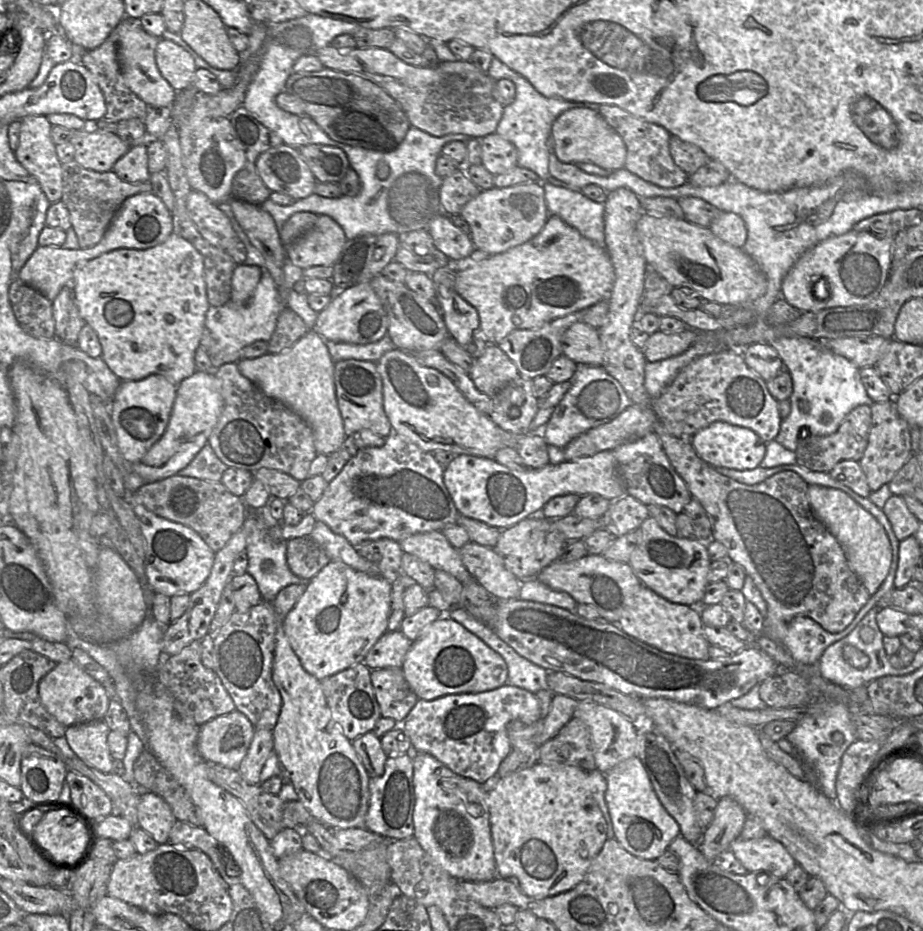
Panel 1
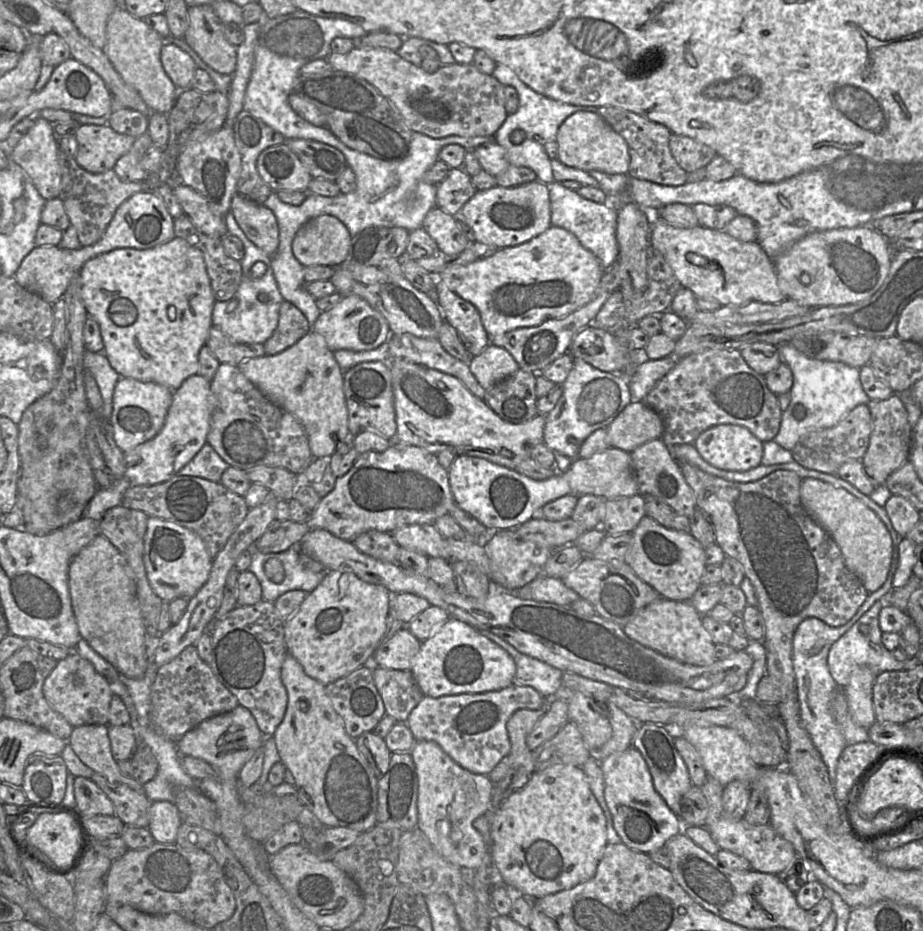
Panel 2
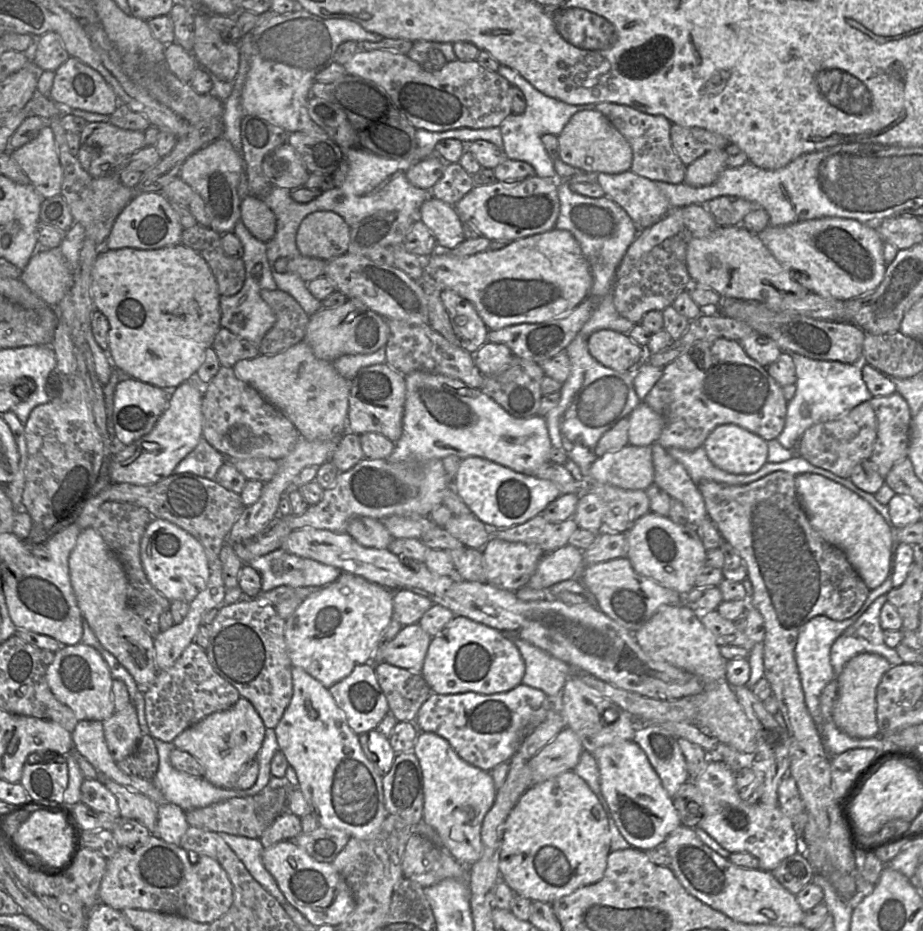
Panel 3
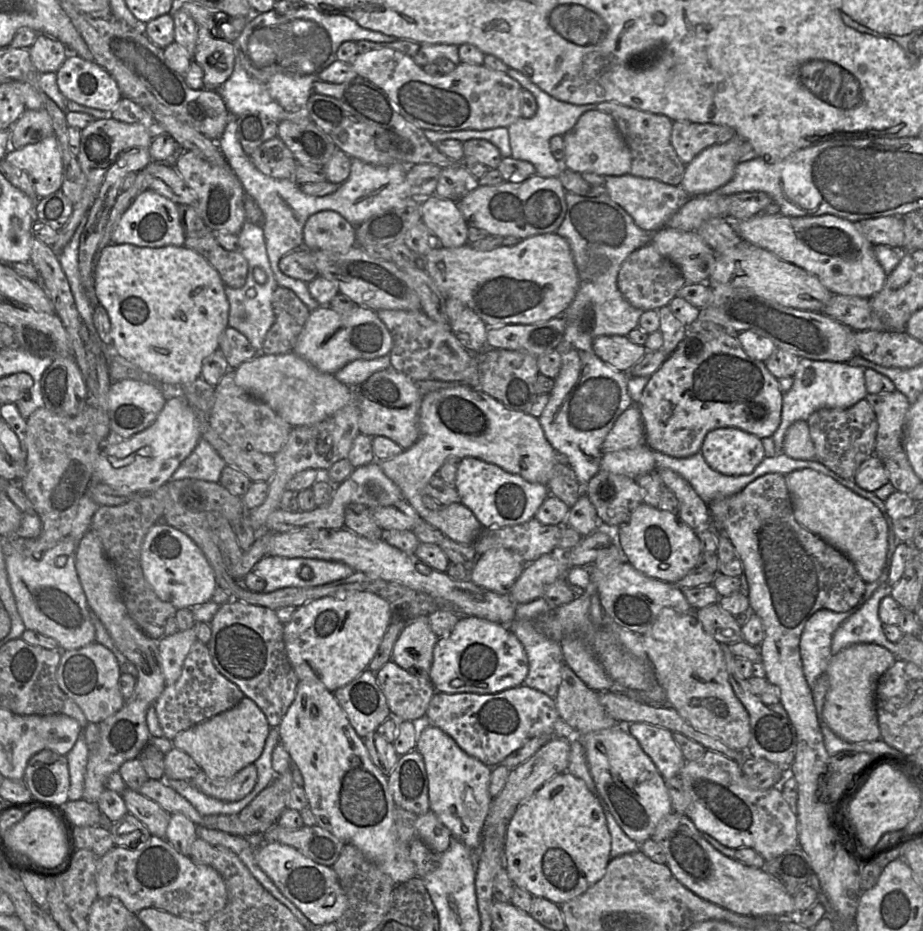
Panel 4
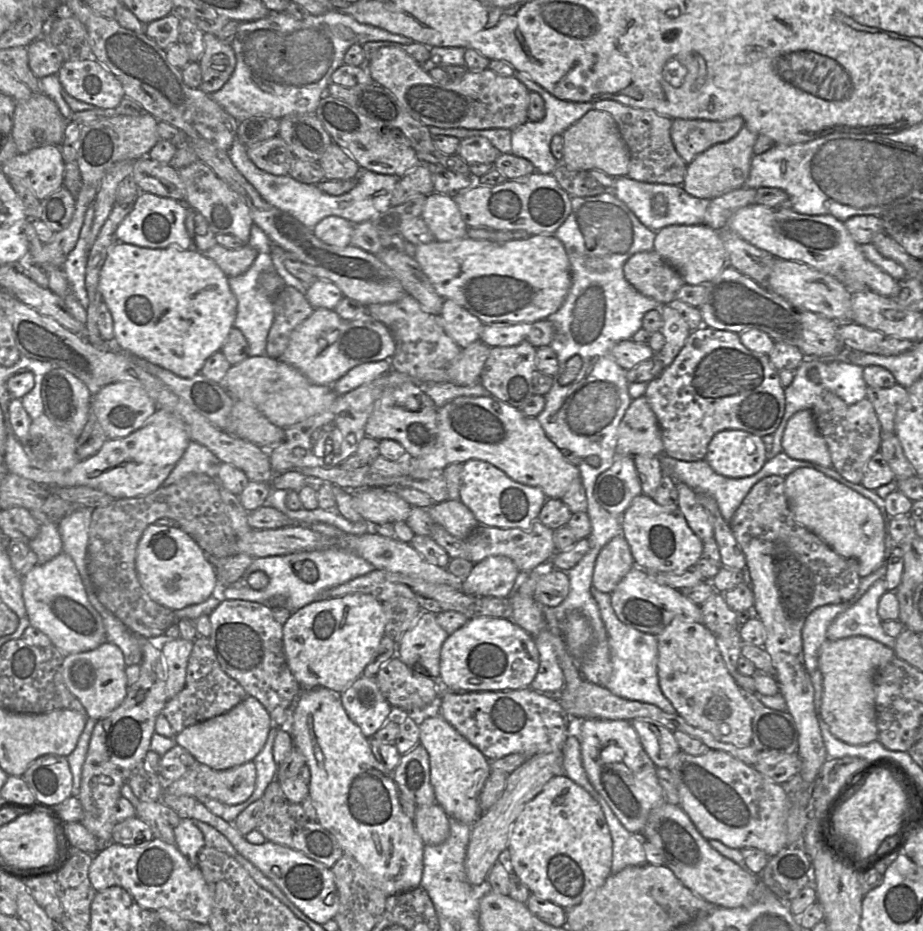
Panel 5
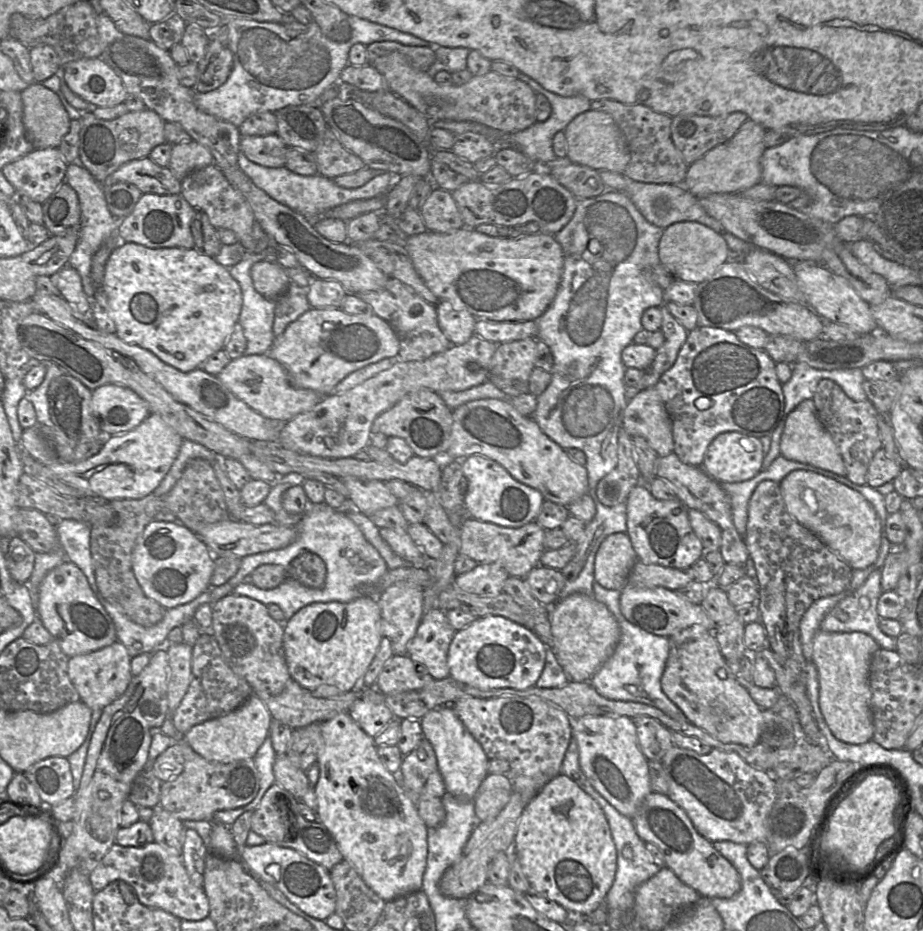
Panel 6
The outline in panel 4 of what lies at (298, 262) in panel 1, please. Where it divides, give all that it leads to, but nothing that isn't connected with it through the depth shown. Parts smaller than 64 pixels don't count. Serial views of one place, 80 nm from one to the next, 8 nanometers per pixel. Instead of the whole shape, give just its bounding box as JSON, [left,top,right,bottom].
[303,211,356,253]

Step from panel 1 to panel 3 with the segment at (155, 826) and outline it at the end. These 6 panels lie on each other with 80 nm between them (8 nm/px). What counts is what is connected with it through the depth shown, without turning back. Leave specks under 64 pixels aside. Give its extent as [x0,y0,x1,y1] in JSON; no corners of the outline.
[156,803,189,846]

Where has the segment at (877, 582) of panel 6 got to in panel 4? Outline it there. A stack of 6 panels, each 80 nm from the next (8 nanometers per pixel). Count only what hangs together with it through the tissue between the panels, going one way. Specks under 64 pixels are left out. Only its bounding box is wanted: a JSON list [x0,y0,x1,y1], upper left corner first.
[832,583,898,658]

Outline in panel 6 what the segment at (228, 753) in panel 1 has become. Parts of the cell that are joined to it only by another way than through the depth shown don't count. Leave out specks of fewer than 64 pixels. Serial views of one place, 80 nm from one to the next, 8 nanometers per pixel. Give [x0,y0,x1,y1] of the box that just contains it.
[181,694,272,763]

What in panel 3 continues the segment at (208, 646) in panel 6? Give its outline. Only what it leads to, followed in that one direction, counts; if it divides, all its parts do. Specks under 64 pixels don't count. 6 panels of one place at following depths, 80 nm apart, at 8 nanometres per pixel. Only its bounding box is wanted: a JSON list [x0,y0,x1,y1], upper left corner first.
[144,643,240,743]

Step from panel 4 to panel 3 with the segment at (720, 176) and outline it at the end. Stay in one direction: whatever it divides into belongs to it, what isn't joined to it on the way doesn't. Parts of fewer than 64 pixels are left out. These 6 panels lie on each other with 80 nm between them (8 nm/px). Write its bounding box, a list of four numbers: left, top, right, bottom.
[685,150,728,187]

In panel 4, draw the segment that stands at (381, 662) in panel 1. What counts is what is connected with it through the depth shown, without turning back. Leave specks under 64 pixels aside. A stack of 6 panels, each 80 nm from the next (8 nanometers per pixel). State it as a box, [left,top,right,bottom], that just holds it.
[391,615,439,678]

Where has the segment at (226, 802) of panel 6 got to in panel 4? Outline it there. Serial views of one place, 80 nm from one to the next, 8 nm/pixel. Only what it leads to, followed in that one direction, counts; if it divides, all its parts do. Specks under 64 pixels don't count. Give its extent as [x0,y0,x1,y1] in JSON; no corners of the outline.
[190,764,257,802]

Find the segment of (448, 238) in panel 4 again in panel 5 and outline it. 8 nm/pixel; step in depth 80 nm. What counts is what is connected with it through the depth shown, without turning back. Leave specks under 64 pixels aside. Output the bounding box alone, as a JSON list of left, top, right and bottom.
[420,194,468,241]

